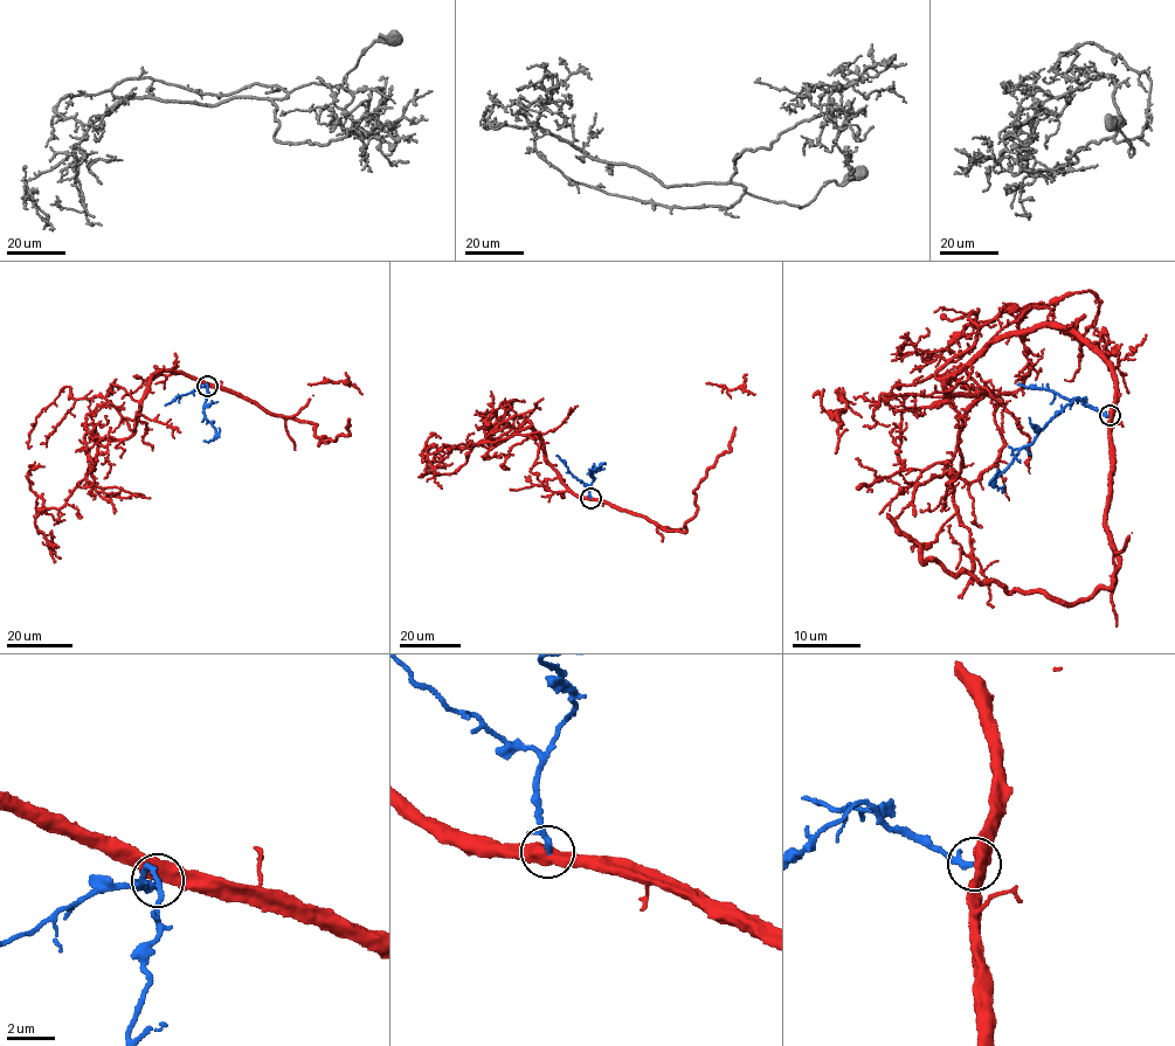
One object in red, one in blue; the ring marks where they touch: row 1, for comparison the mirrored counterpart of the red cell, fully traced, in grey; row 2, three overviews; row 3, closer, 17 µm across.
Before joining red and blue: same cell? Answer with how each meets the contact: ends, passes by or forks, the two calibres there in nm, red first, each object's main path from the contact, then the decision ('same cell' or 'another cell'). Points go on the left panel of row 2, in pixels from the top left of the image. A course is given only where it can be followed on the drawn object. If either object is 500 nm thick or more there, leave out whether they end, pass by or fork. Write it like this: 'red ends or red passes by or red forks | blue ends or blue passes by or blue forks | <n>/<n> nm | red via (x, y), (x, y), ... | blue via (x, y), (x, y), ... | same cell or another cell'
550/180 nm | red via (207, 385), (315, 423), (315, 435), (325, 437), (318, 444), (350, 435), (357, 388), (339, 381), (308, 385) | blue via (207, 385), (204, 413), (215, 430), (215, 437), (204, 441) | another cell

